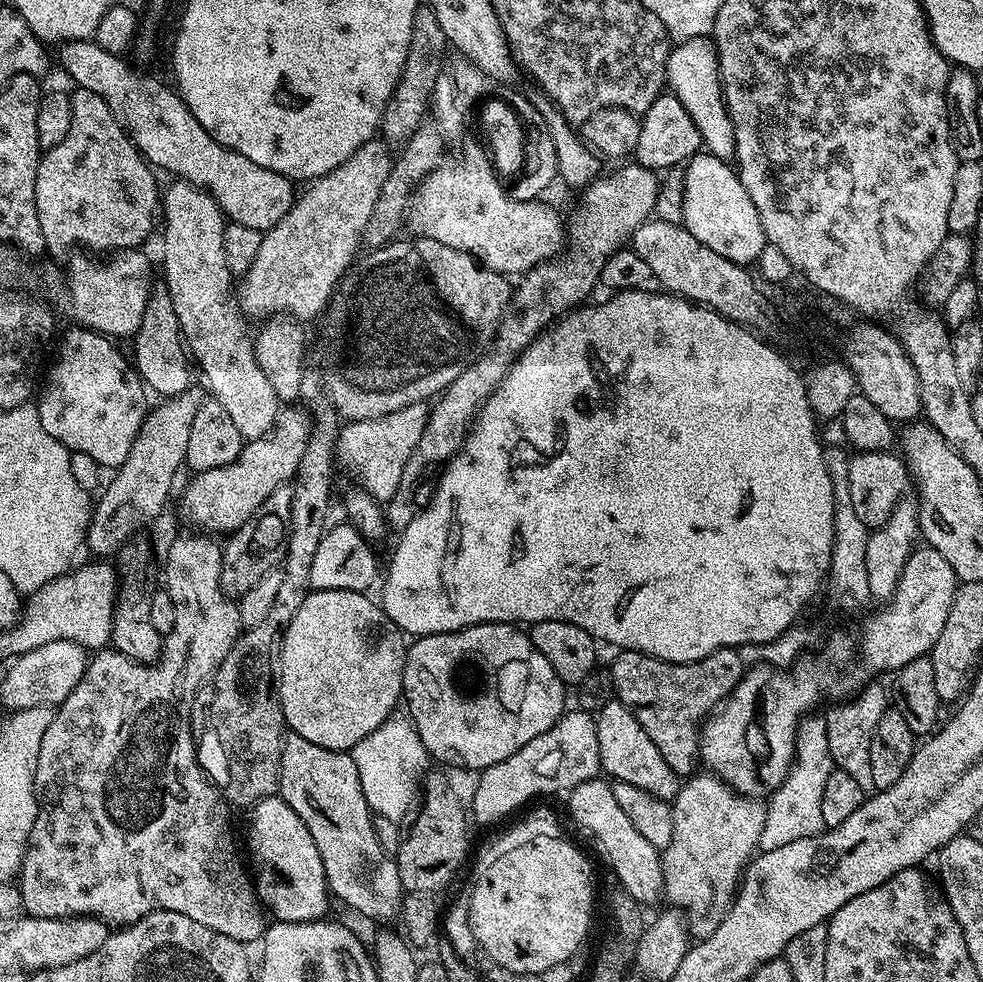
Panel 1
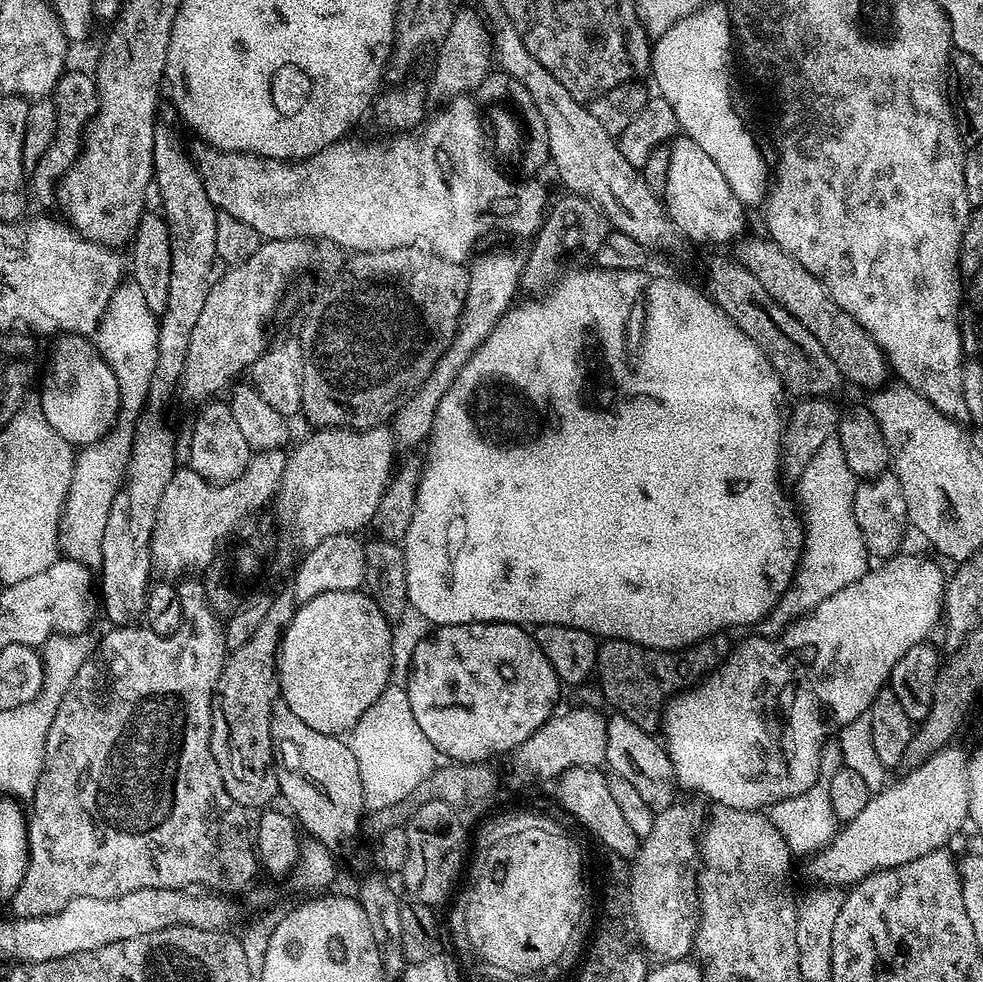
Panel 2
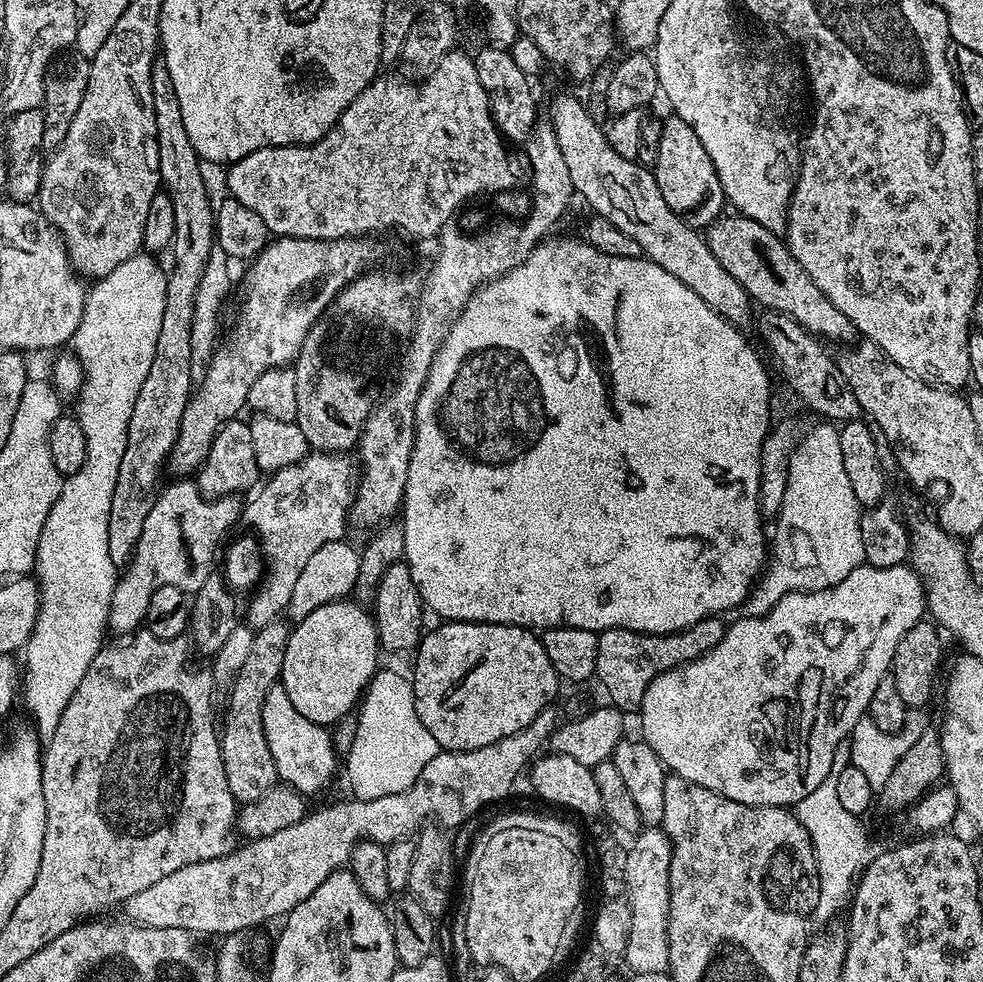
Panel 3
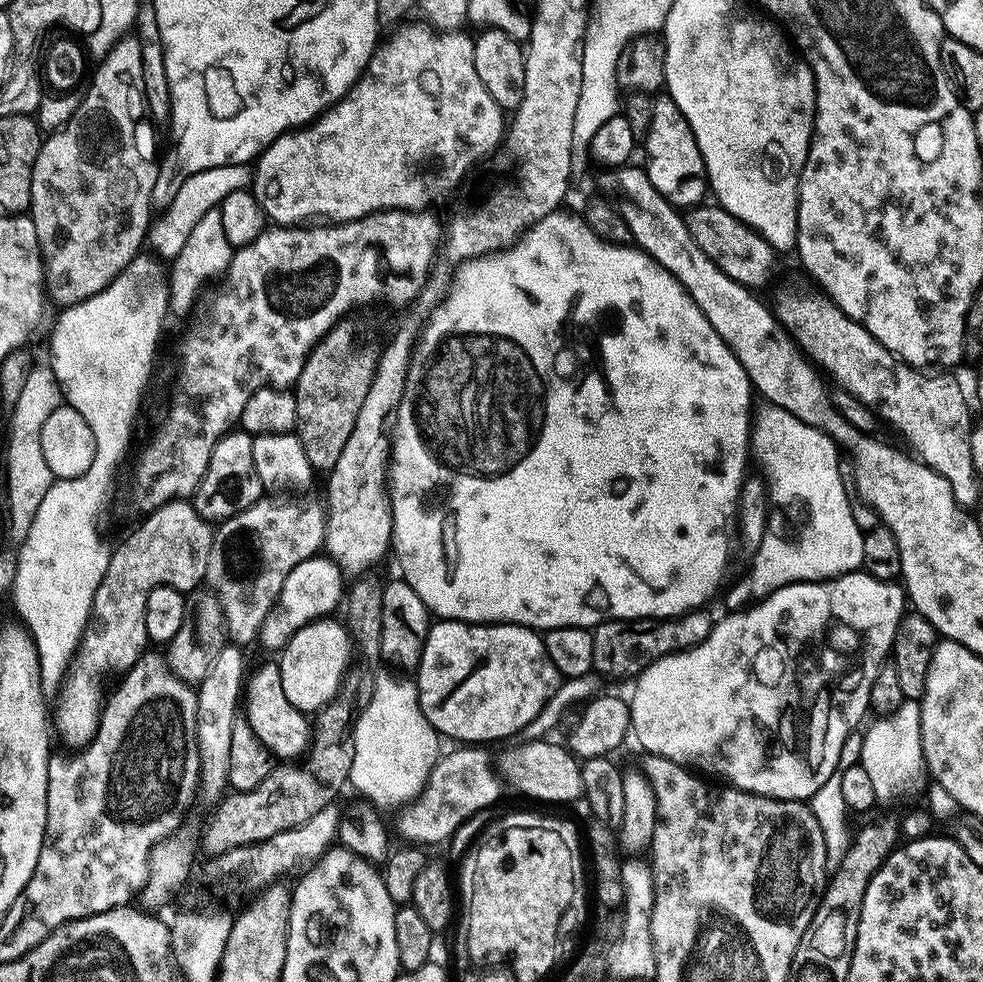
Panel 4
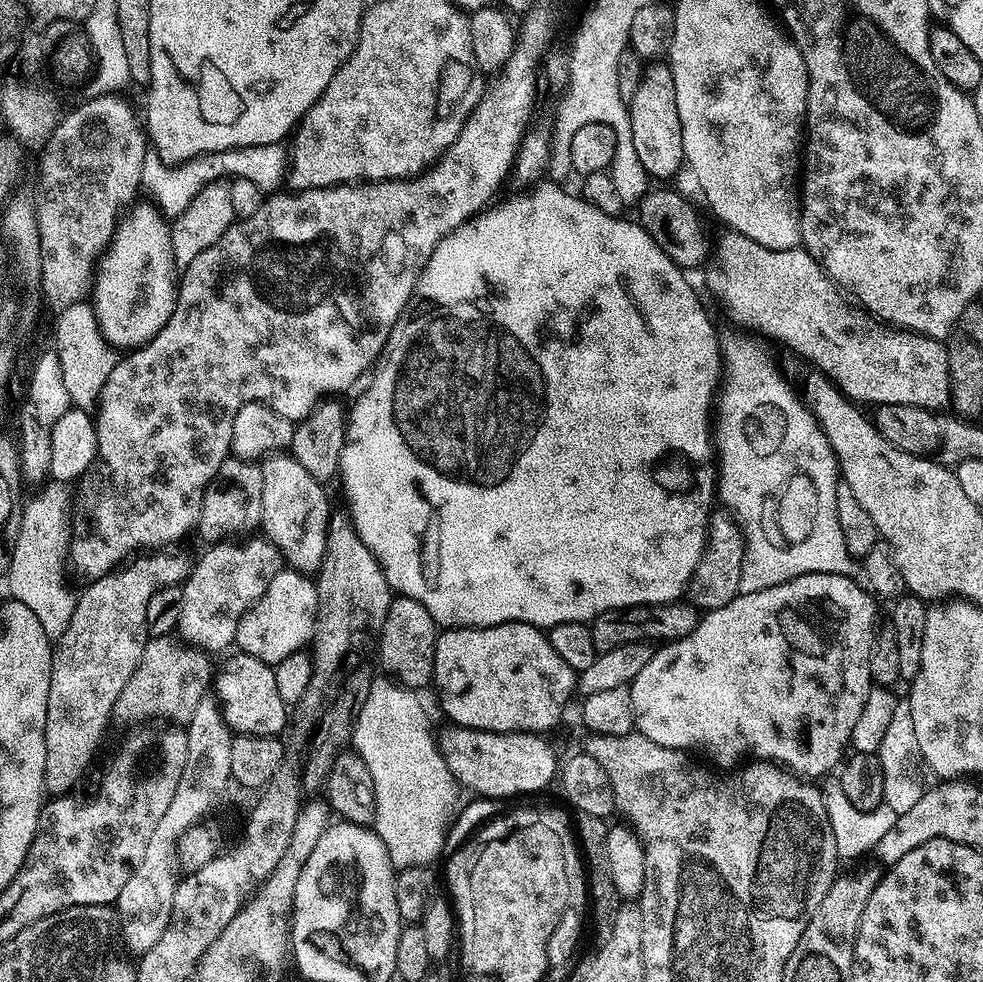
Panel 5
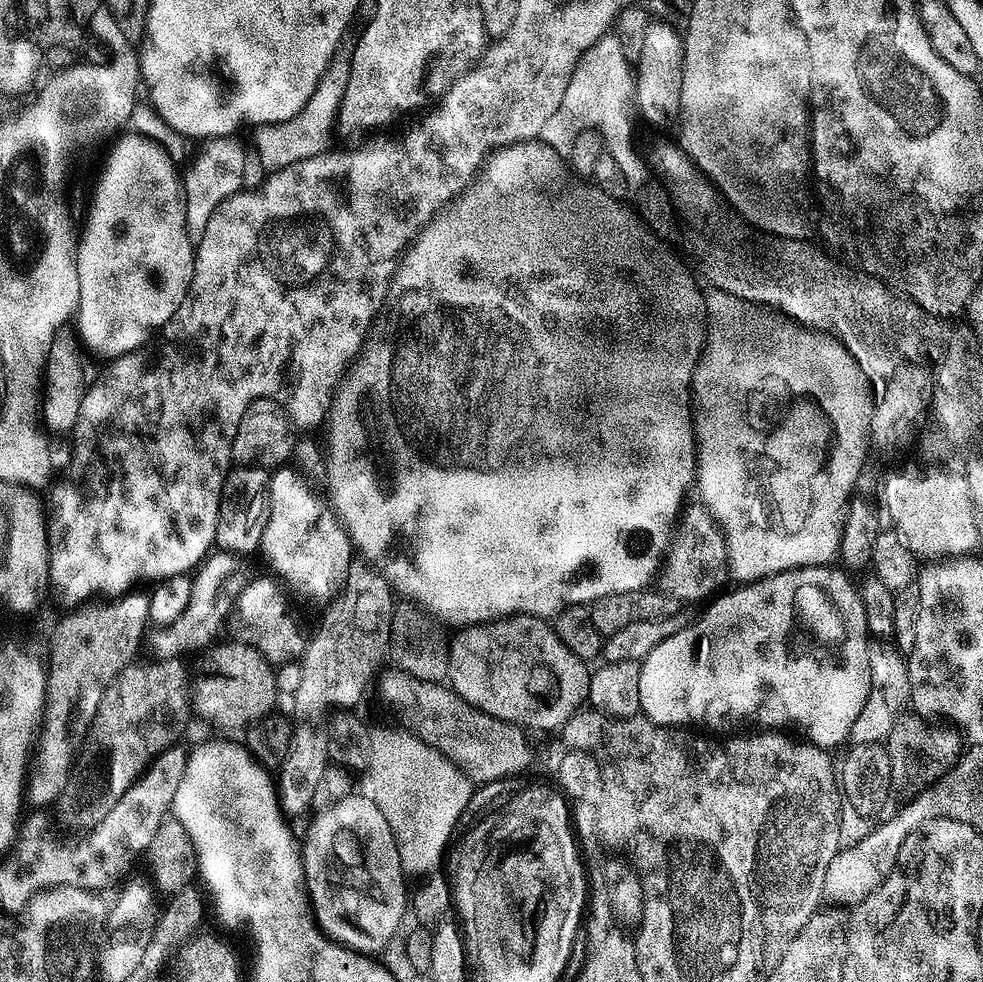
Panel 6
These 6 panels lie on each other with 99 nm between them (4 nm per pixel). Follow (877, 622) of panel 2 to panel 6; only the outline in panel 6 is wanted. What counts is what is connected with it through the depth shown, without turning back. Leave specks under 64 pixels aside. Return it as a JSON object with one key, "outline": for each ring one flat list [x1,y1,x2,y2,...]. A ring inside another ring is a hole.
{"outline":[[813,566,810,568,794,568,790,572,777,572,774,576,769,576,763,580,750,582,745,586,737,587,740,589,730,592,726,596,719,595,712,602,715,603,701,616,700,620,694,621,693,624,692,621,685,623,682,630,678,630,670,638,666,638,662,642,658,642,658,646,654,646,650,649,650,651,648,651,647,658,645,658,645,660,640,664,640,678,638,684,639,711,641,713,646,712,644,714,648,716,653,714,654,717,652,718,655,721,672,726,692,726,688,724,720,724,723,722,723,720,757,720,757,722,760,723,757,725,763,726,765,729,772,730,777,726,784,726,780,724,793,724,794,727,801,728,801,730,808,735,806,740,809,745,815,746,820,750,833,750,832,748,838,747,843,740,847,741,852,734,854,718,858,718,858,714,862,710,862,706,866,702,866,698,868,697,870,691,870,681,868,678,868,645,870,643,870,633,868,630,868,619,864,613,864,600,862,599,862,596,859,596,859,594,856,593,855,586,847,580,849,577,845,575,845,573,841,571,839,567,836,567,837,569,834,567,836,566]]}

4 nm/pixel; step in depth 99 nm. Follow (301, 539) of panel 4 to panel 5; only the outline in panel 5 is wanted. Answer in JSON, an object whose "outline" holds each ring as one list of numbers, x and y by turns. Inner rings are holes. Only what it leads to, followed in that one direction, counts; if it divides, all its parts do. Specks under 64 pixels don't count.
{"outline":[[252,534,241,544,232,538,207,545,208,549,193,563,192,572,182,587,182,618,178,632,188,643,209,654,227,653,235,645,242,618,266,594,266,586,274,582,274,574,285,567,284,557,272,541]]}

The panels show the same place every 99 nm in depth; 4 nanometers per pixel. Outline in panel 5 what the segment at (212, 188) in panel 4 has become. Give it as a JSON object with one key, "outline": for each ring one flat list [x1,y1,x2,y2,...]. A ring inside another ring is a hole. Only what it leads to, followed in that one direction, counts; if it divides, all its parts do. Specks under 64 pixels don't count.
{"outline":[[267,144,253,148,238,148,231,152,214,152,207,156,195,156,185,164,177,166,161,162,154,150,144,155,143,187,153,196,151,199,155,207,168,218,180,216,190,206,190,202,194,202,194,198,203,190,205,184,224,182,229,178,254,182,254,186,258,186,265,194,275,193,279,189,276,187,279,184,283,185,286,180,285,145]]}

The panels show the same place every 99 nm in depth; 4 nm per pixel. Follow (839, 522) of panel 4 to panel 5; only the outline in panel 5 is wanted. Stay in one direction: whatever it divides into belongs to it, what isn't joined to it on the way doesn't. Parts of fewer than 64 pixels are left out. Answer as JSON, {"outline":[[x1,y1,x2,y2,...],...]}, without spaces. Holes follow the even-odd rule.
{"outline":[[732,344,723,349,722,360,726,365,726,375,718,394,718,419,714,424,714,448,718,453,718,500,723,507,731,509,735,520,744,534,745,557,738,586,739,594,754,594,758,590,770,590,782,582,790,582,799,576,821,572,839,576,859,577,862,564,851,556,846,548,846,538,842,538,842,526,830,514,835,508,835,486,838,479,836,455,826,438,826,434,816,424,816,419,804,406,803,399,796,396,782,382,776,372,756,352],[818,492,824,492,824,520,816,520],[764,520,816,520,812,538,798,546,796,550,770,550,772,530,764,526]]}

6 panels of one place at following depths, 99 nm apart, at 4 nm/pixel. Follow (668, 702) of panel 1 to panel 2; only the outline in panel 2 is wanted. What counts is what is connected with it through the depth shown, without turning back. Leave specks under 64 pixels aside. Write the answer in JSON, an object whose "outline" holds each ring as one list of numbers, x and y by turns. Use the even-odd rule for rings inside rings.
{"outline":[[713,634,704,640,699,640,683,650,664,652,660,648,647,648,641,644,635,644,629,640,605,639,599,645,596,653,595,675,600,676,598,686,604,691,604,699,609,705,616,707,615,711,624,716,630,722,634,722,639,728,645,728,647,732,655,733,662,720,666,701,676,696,681,690,703,681,709,672,715,672,720,663,726,659,734,647,733,641,728,641,724,634]]}

